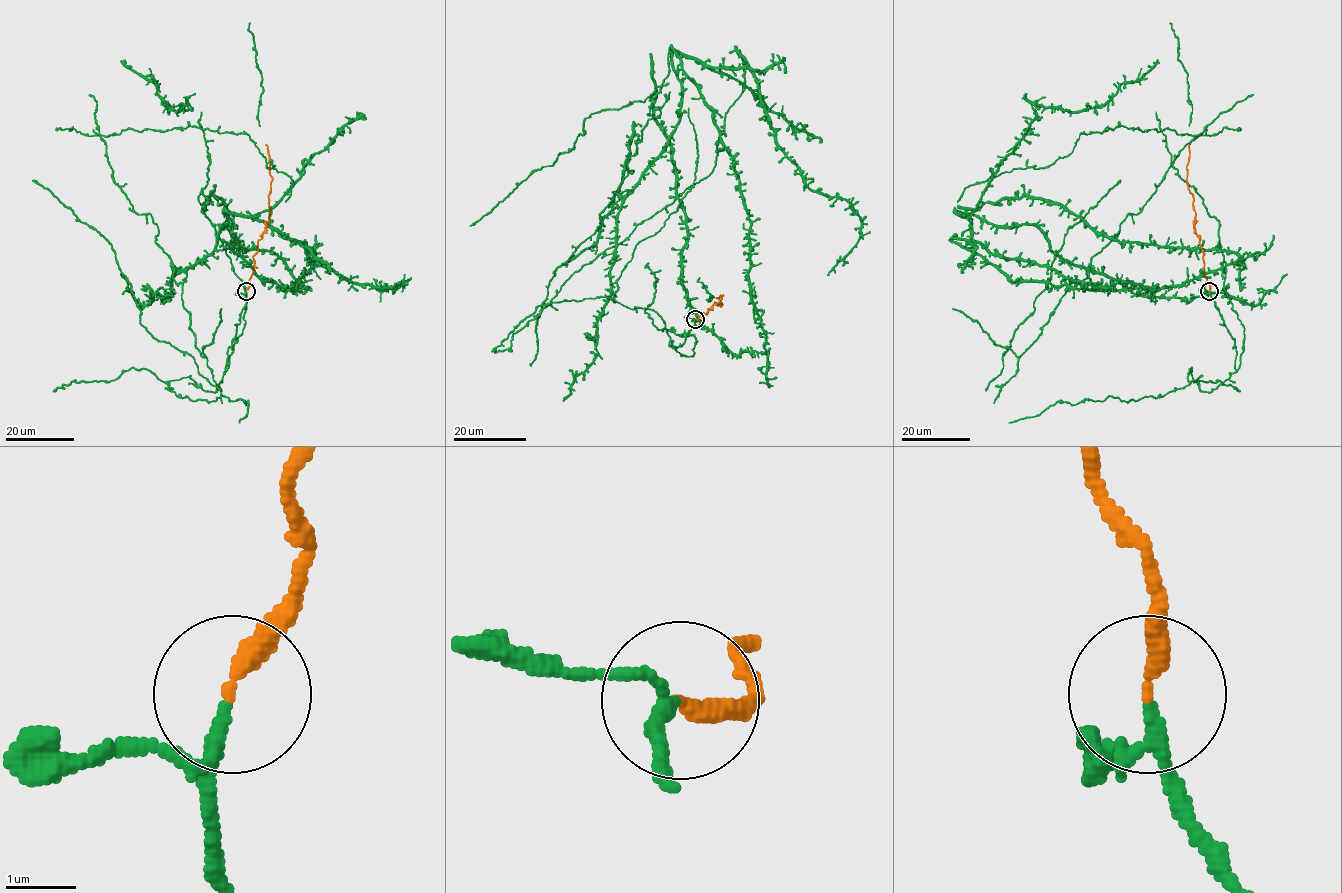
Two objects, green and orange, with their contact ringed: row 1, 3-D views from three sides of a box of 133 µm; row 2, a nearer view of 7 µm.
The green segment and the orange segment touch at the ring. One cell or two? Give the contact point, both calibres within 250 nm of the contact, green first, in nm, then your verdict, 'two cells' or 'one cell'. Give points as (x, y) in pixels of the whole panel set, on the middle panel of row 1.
place (695, 319); calibres 160 and 240 nm; one cell

